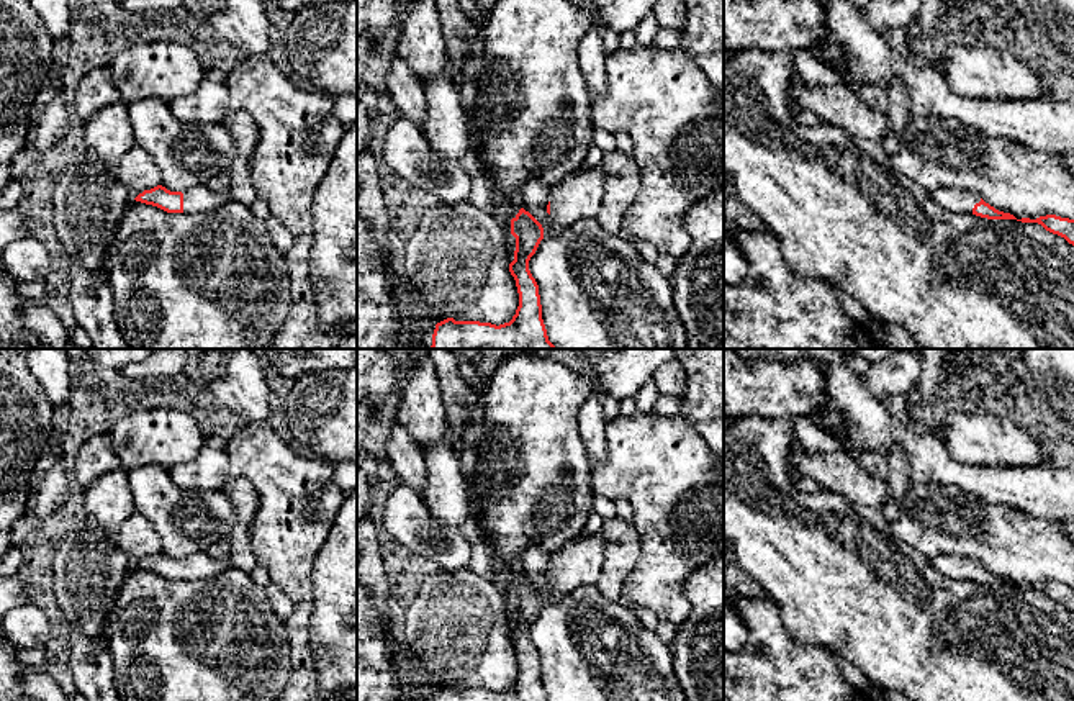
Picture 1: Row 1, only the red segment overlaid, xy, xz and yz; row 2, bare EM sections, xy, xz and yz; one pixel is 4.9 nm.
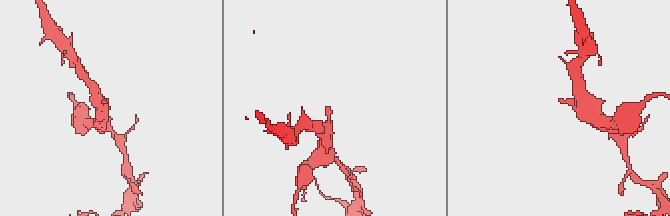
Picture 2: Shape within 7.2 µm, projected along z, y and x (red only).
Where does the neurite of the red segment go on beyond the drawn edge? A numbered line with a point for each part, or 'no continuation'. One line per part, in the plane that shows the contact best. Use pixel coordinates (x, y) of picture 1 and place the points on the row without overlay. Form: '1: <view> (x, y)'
1: xy (200, 565)

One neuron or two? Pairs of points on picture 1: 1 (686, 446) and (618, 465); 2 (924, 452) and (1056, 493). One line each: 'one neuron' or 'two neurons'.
1: one neuron
2: one neuron

